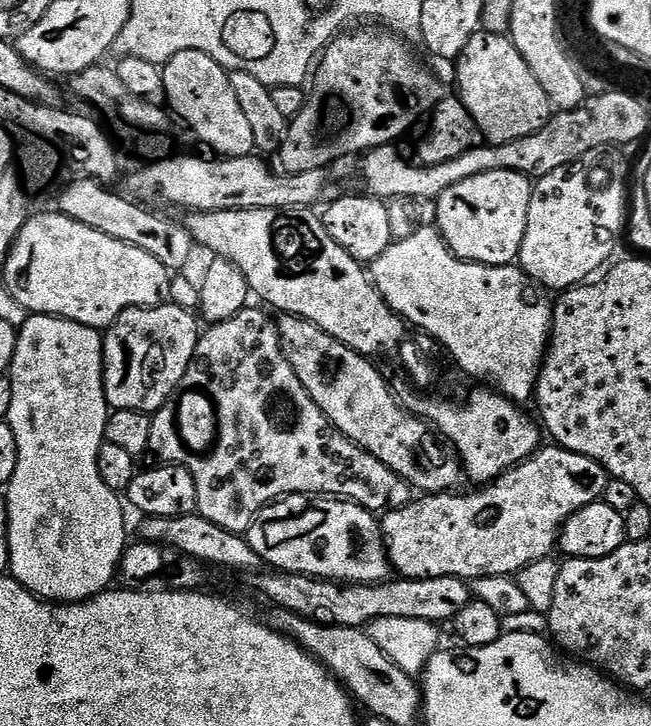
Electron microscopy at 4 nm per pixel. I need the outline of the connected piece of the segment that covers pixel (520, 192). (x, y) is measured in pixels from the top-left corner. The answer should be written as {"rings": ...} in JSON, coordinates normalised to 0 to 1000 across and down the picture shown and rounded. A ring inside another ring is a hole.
{"rings":[[[753,234],[728,245],[691,256],[670,271],[670,307],[688,342],[705,358],[720,358],[724,364],[750,364],[754,369],[785,364],[797,354],[802,328],[808,322],[808,295],[814,295],[814,273],[819,249],[799,237],[783,234]]]}

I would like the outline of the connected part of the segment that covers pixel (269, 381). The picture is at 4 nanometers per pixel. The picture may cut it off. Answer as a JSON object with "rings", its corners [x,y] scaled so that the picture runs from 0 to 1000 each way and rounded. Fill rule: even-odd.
{"rings":[[[382,421],[373,424],[359,438],[353,438],[339,446],[327,446],[312,453],[307,470],[301,478],[301,490],[295,494],[295,501],[286,510],[280,526],[266,537],[264,545],[249,561],[233,573],[233,591],[230,592],[230,614],[227,623],[241,628],[241,635],[255,639],[276,639],[281,645],[295,649],[301,658],[301,705],[313,711],[326,720],[344,726],[349,731],[375,736],[386,725],[393,709],[413,694],[439,683],[502,683],[505,686],[527,686],[541,690],[542,694],[553,694],[562,704],[573,708],[588,708],[604,705],[633,693],[636,687],[636,674],[625,667],[616,656],[605,653],[599,642],[581,636],[568,624],[559,623],[541,606],[531,605],[519,591],[510,585],[488,565],[488,559],[470,543],[464,526],[458,526],[458,515],[452,515],[452,504],[439,499],[436,483],[430,475],[430,459],[422,439],[416,441],[410,435],[404,423]]]}

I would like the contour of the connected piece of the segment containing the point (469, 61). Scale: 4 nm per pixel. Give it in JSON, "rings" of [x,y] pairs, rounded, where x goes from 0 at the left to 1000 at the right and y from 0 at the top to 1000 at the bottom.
{"rings":[[[733,43],[710,69],[697,94],[707,138],[722,152],[733,178],[759,198],[776,198],[820,185],[851,158],[839,124],[826,118],[826,107],[808,91],[808,80],[796,74],[780,50]]]}

